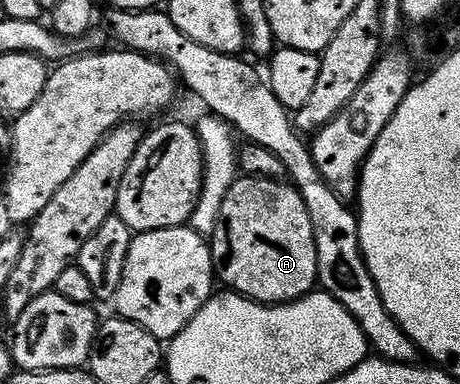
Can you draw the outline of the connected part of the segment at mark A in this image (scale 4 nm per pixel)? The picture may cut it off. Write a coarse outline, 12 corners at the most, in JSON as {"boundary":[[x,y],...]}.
{"boundary":[[235,178],[208,243],[217,283],[262,304],[315,287],[304,198]]}

